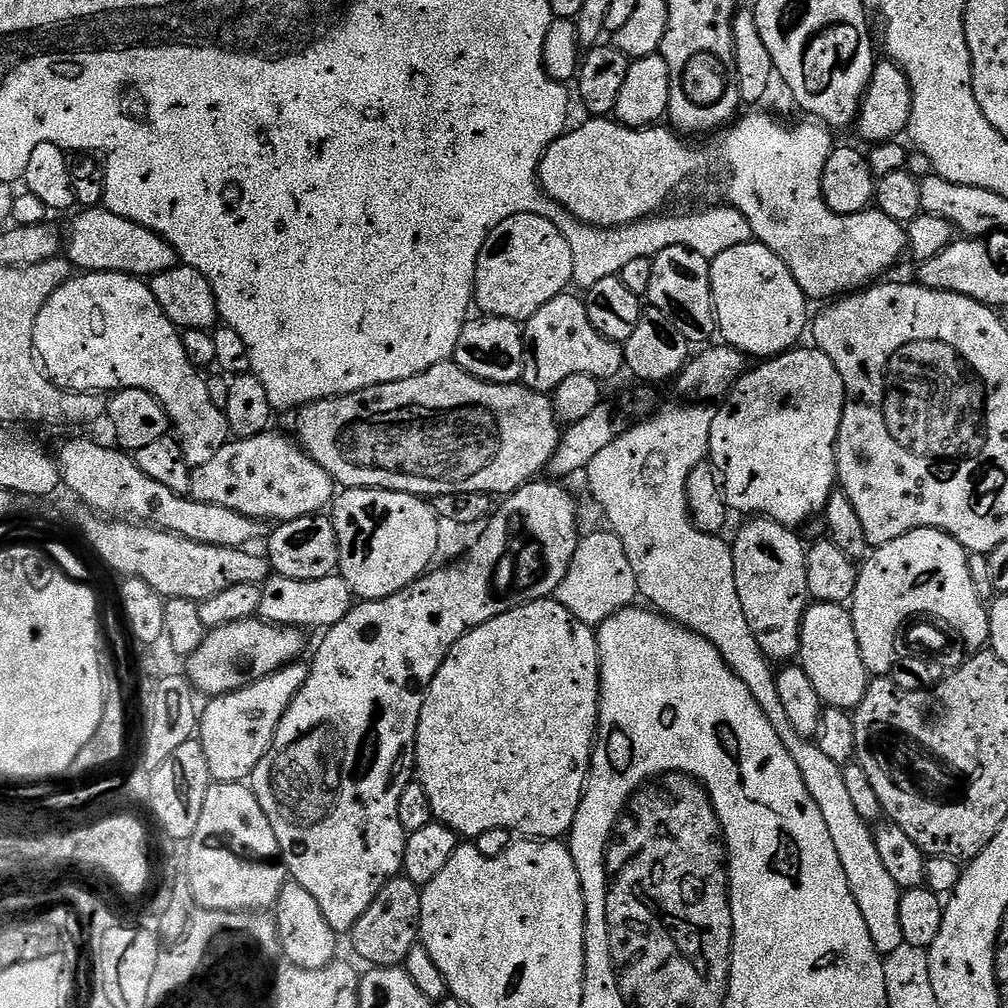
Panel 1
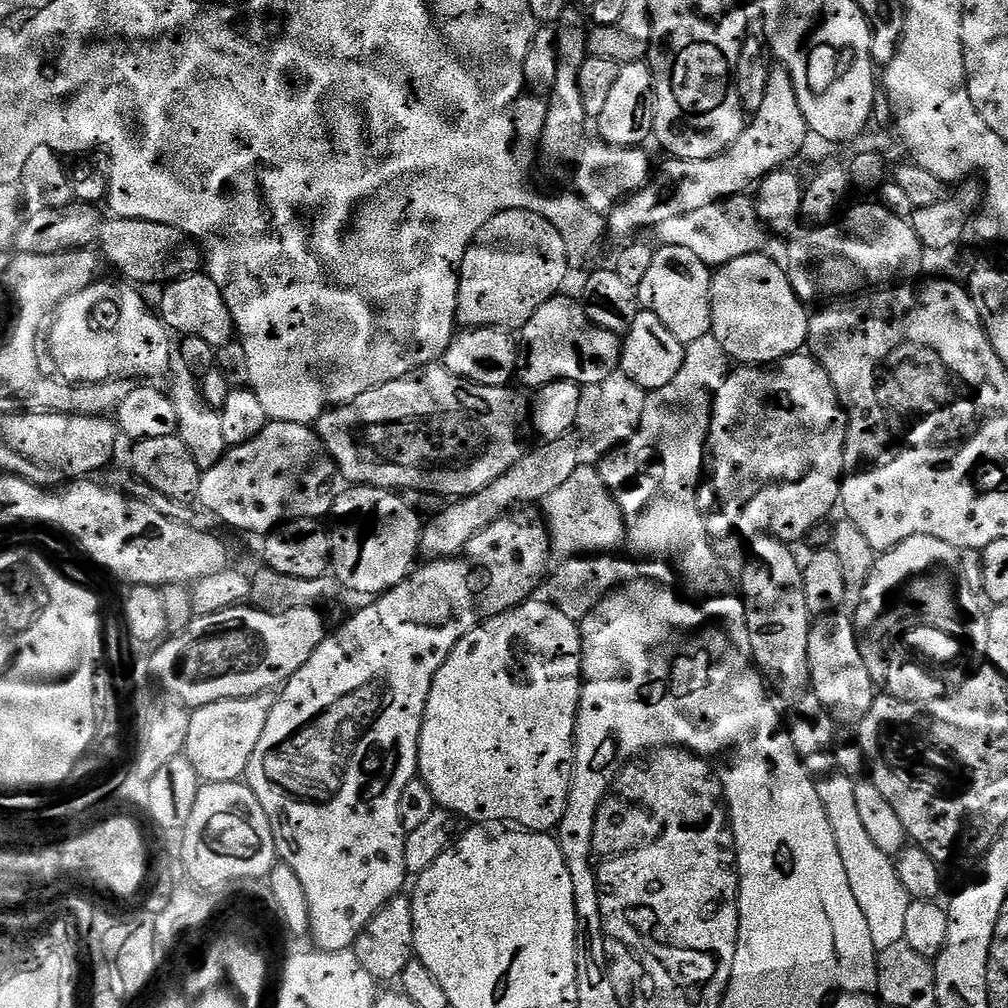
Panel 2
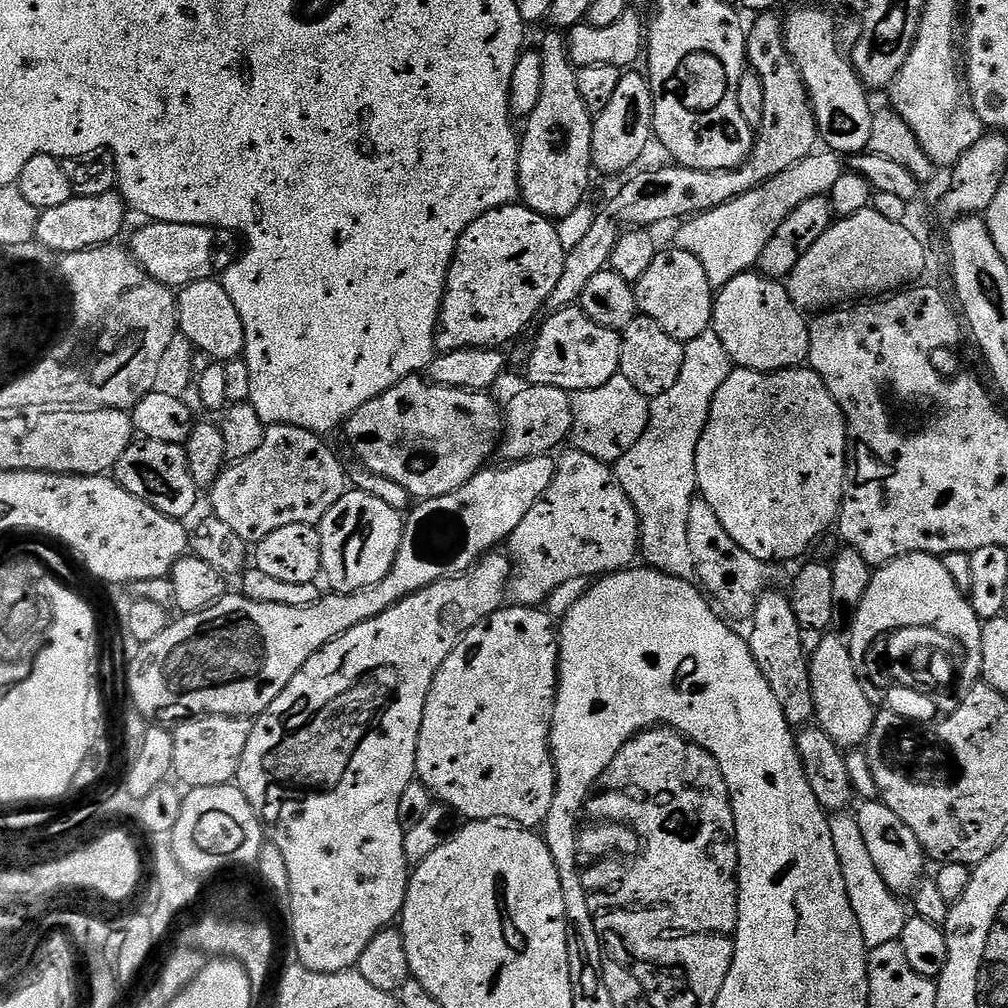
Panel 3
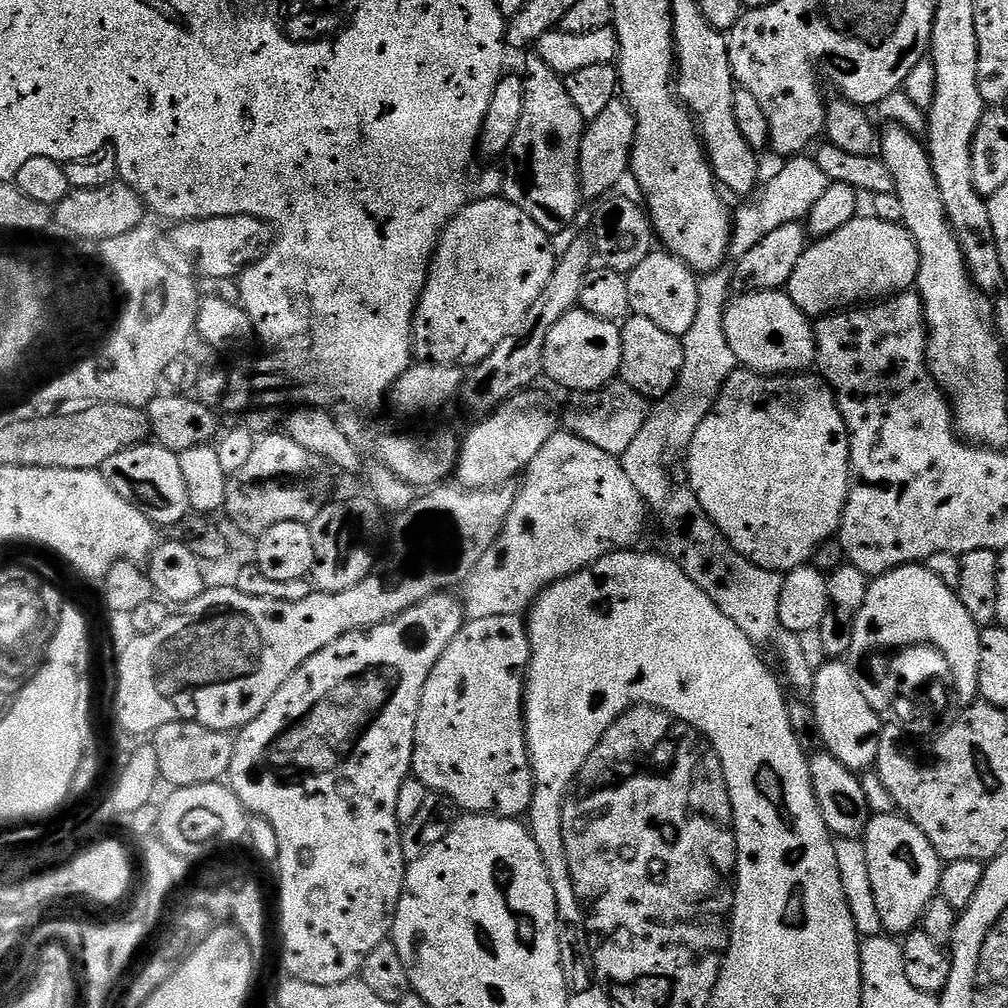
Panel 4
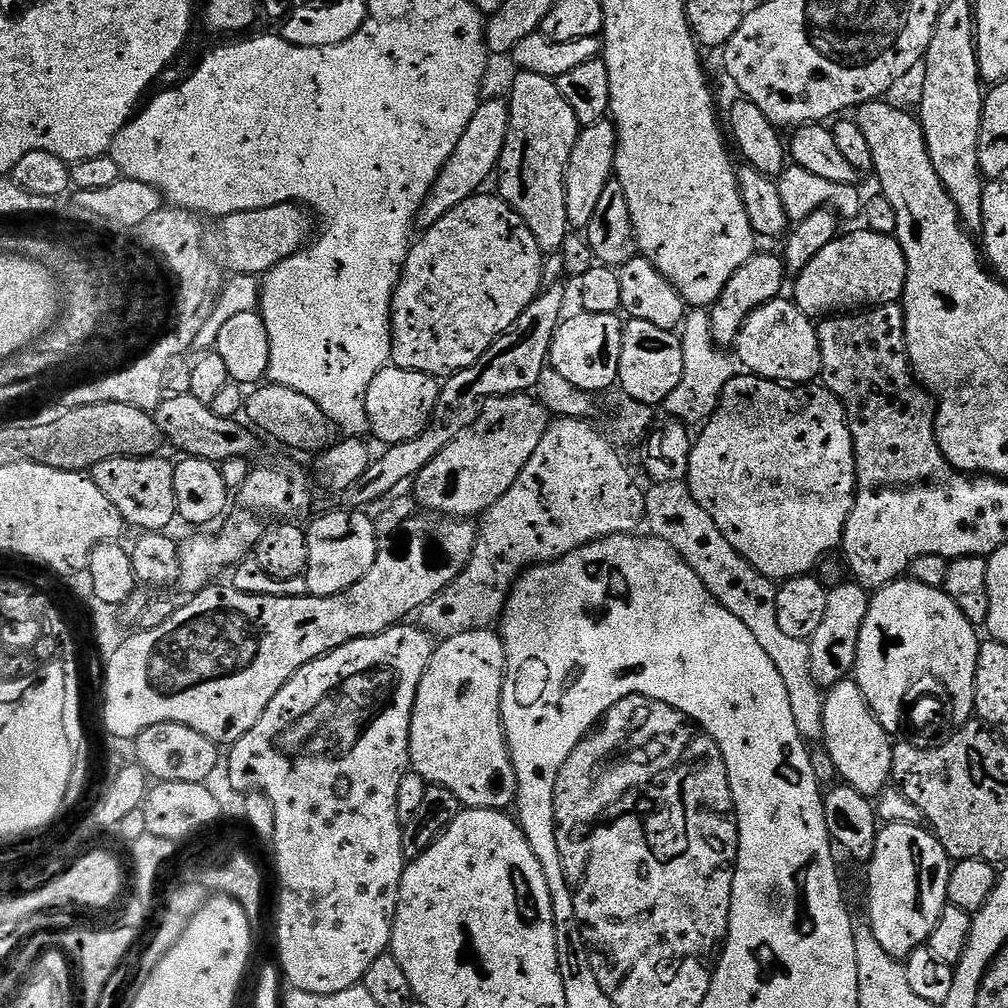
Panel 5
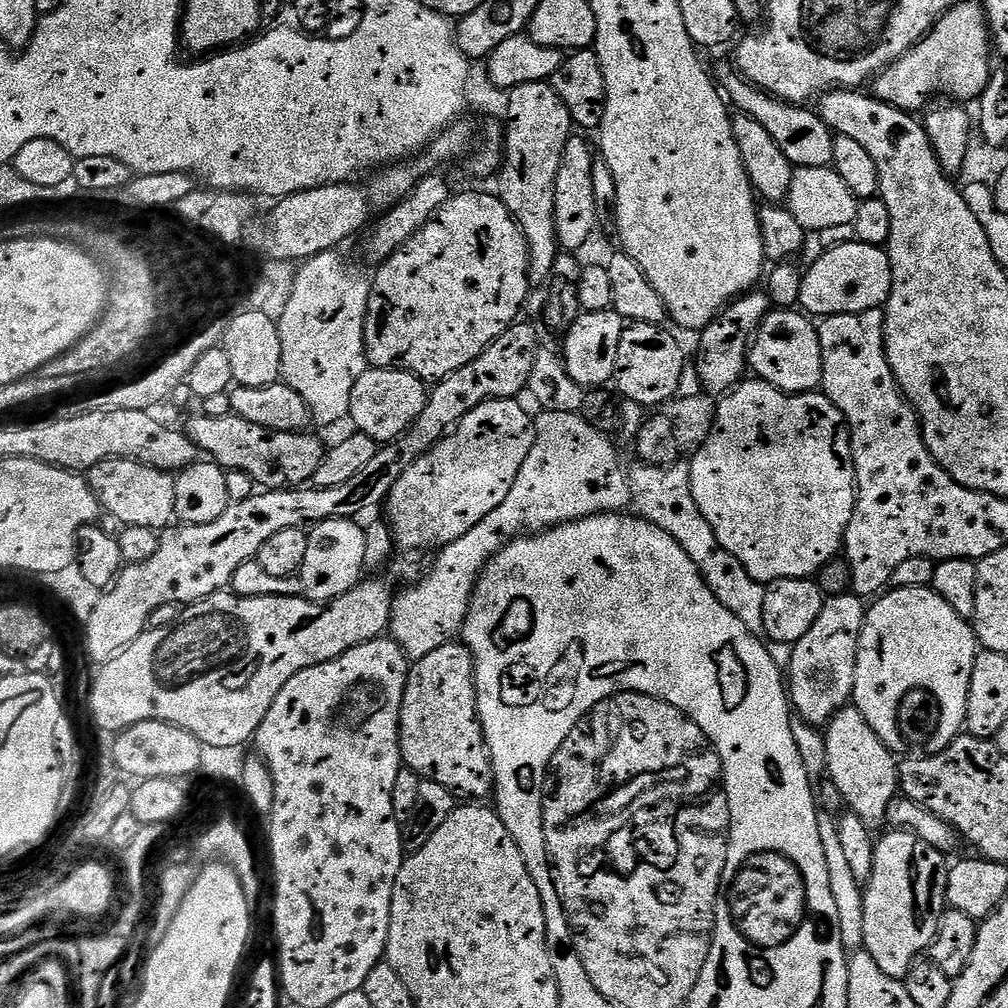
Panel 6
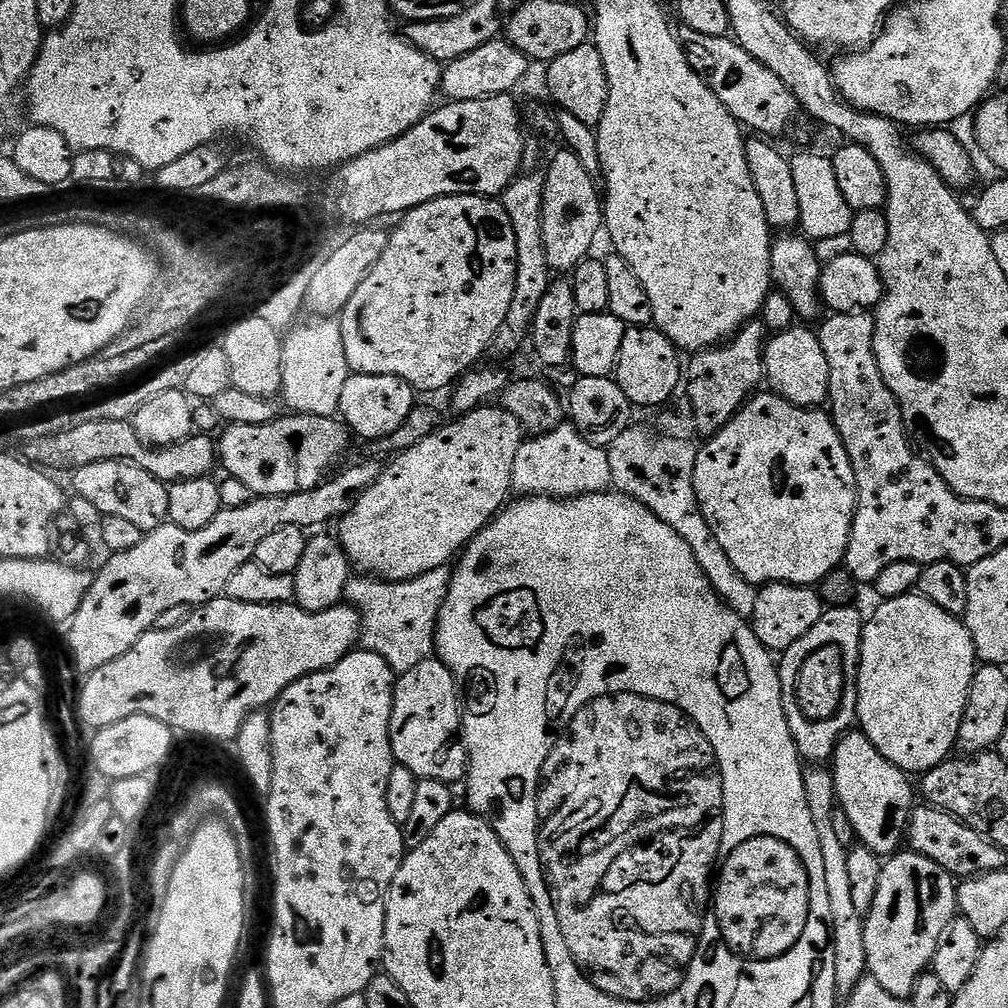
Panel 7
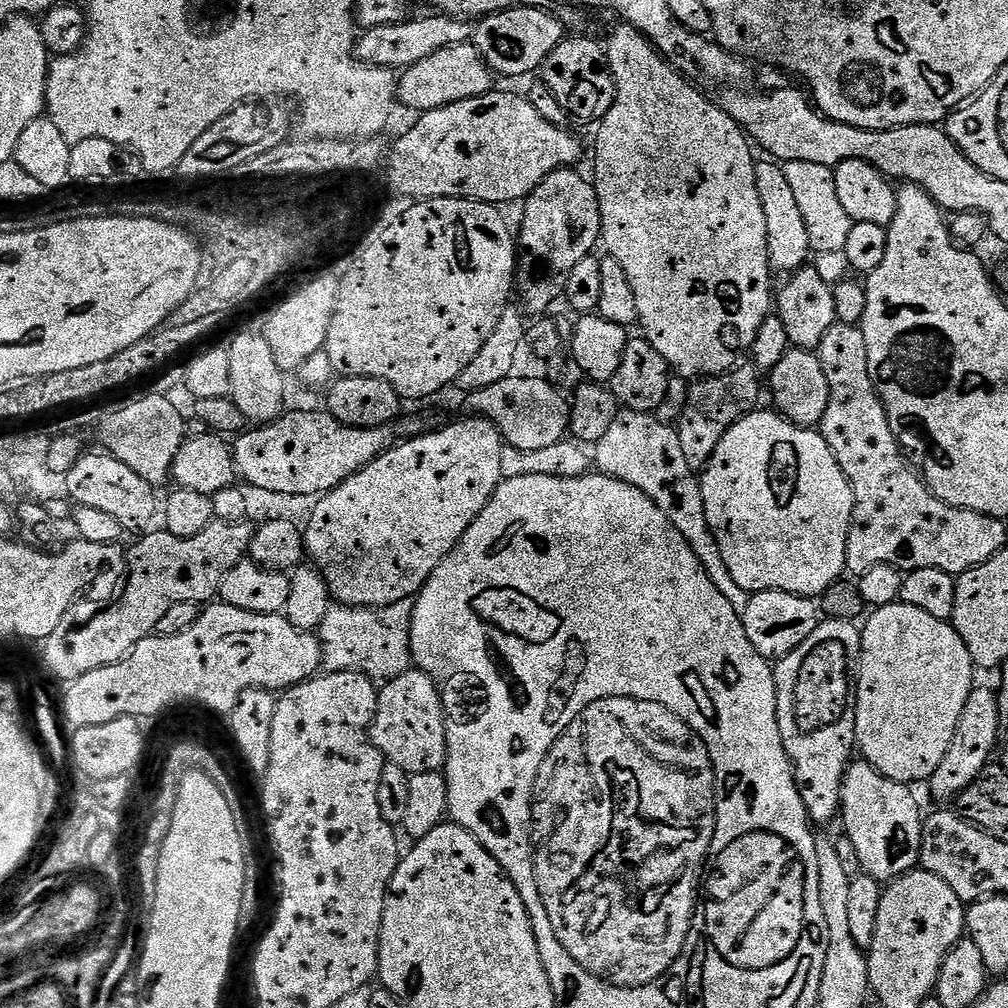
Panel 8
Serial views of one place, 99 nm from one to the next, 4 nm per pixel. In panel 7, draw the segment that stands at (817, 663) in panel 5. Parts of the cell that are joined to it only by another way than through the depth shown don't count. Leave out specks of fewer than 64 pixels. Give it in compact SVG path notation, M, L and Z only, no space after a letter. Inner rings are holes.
M856 606L849 607L829 607L824 613L824 617L817 622L813 628L794 646L790 646L779 657L778 667L780 669L780 685L782 686L782 702L786 710L786 722L790 726L790 734L796 743L796 749L800 752L801 757L809 765L820 766L825 762L831 761L832 753L836 750L836 743L840 737L849 731L857 723L856 718L856 699L858 698L857 688L848 688L844 704L836 704L836 700L826 700L826 722L824 722L824 706L822 706L822 722L808 722L808 706L802 706L804 702L798 698L800 692L796 688L818 688L818 678L816 674L802 674L800 660L810 654L814 648L824 648L826 644L844 644L846 658L840 662L842 670L842 680L846 682L856 682L856 673L860 667L860 640L864 637L865 617L860 617L860 612Z

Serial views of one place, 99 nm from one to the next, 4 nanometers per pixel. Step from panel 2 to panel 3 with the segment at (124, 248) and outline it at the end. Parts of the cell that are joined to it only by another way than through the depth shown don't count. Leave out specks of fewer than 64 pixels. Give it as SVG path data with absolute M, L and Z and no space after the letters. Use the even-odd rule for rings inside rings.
M144 222L132 236L130 251L133 259L143 268L145 277L151 278L165 289L179 290L187 284L210 280L224 273L237 258L236 243L238 244L237 237L222 228L178 222Z

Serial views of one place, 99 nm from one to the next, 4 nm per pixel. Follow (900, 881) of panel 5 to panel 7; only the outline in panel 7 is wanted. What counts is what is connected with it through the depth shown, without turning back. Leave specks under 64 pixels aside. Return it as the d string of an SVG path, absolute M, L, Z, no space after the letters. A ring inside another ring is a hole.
M901 850L895 856L883 861L882 878L878 882L878 894L874 894L874 906L868 912L864 922L866 938L867 975L878 981L894 998L908 1000L914 990L914 982L924 972L929 971L934 954L938 950L938 938L942 930L957 915L956 890L957 881L938 862L930 862L922 854L911 850Z

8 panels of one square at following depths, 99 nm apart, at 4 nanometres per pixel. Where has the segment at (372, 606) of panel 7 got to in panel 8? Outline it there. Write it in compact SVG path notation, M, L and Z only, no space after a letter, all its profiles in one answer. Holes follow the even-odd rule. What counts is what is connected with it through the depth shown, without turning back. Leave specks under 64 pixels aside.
M399 600L381 608L352 608L348 604L333 603L322 618L320 659L324 672L361 672L374 682L387 682L413 667L410 650L412 600Z

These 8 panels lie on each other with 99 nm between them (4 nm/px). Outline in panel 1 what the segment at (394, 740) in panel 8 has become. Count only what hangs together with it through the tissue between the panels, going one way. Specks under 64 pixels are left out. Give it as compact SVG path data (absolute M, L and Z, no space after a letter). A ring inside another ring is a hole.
M555 598L519 604L509 612L498 614L498 618L490 618L490 622L470 630L450 650L438 674L434 674L422 702L422 714L416 731L414 772L418 783L426 790L426 798L430 798L433 821L454 830L460 838L484 836L499 828L505 828L508 832L520 832L516 834L524 838L554 840L567 837L572 830L574 814L578 814L578 806L584 797L584 785L588 782L588 768L592 765L592 747L596 745L596 727L599 721L600 651L596 633L591 625L583 624Z

